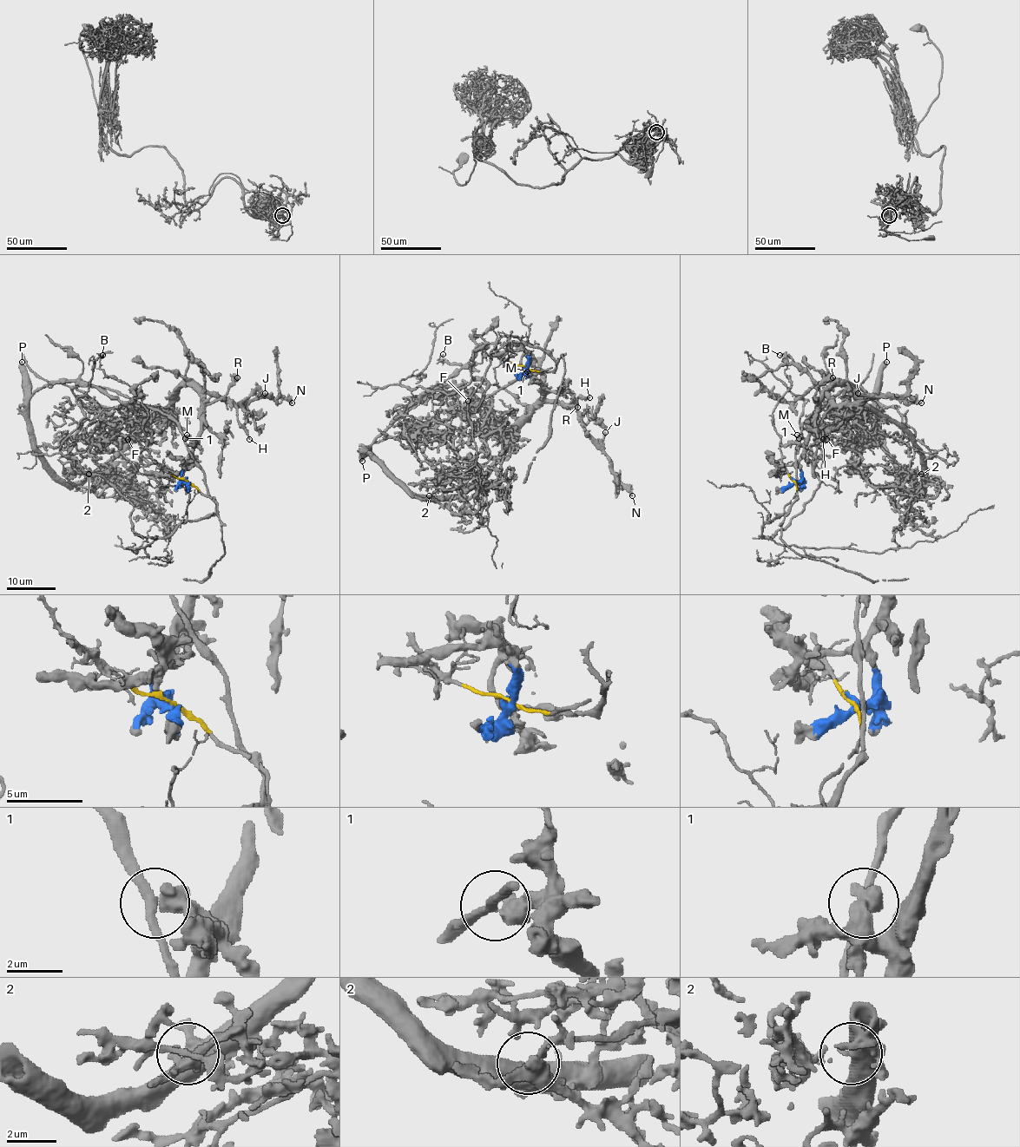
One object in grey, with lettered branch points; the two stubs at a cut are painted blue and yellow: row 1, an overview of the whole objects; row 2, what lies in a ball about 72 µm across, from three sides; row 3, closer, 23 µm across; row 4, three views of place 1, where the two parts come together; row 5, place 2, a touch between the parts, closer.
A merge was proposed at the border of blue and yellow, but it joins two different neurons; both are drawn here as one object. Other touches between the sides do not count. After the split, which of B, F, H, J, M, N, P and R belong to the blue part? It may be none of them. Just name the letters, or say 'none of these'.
H, J, M, N, P, R

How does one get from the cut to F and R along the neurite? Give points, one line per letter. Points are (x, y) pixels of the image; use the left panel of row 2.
F: (186, 480), (207, 494), (174, 421), (77, 387), (103, 406), (140, 406), (115, 432), (128, 439)
R: (186, 480), (182, 478), (186, 457), (200, 429), (201, 411), (207, 405), (219, 400), (237, 377)

